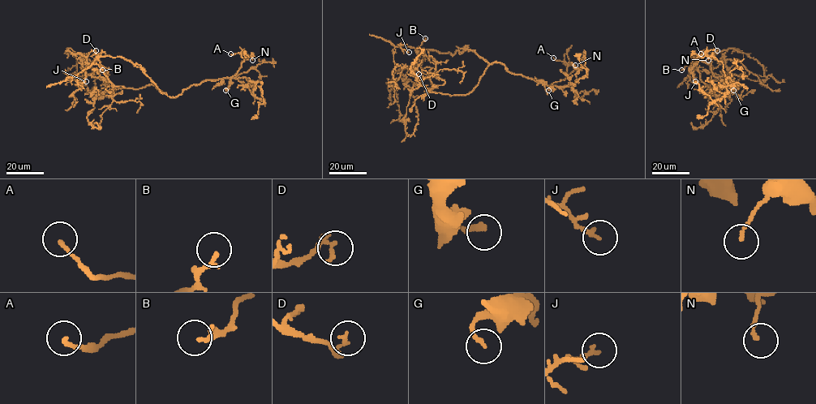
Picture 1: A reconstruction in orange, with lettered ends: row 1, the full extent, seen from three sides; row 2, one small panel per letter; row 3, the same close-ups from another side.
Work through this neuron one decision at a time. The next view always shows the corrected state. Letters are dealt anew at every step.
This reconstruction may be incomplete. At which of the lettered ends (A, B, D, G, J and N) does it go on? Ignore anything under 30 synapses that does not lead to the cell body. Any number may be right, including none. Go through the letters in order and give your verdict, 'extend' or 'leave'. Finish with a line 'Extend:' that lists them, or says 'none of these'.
A: leave
B: leave
D: extend
G: leave
J: leave
N: leave
Extend: D

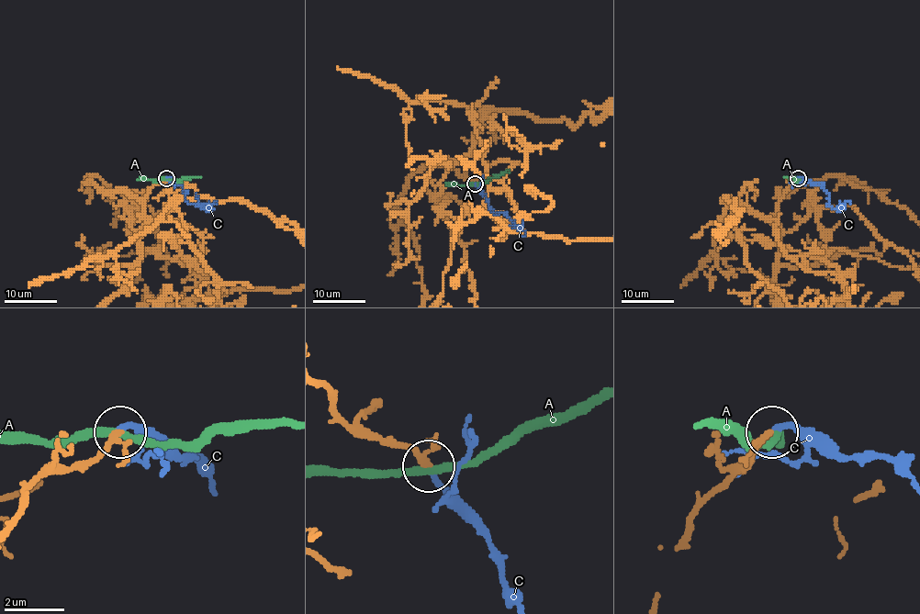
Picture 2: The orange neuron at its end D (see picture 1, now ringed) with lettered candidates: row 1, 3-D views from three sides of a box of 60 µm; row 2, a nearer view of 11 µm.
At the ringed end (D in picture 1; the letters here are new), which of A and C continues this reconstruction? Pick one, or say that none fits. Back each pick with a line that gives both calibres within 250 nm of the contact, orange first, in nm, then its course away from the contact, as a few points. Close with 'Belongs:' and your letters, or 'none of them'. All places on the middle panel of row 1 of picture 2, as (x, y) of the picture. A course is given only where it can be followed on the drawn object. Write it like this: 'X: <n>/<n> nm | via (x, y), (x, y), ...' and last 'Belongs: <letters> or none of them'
C: 160/180 nm | via (474, 184), (486, 198), (492, 214), (506, 214), (522, 230), (522, 235)
Belongs: C

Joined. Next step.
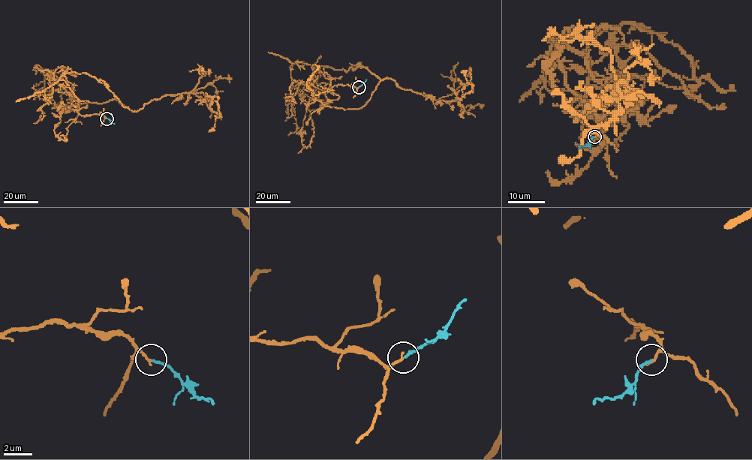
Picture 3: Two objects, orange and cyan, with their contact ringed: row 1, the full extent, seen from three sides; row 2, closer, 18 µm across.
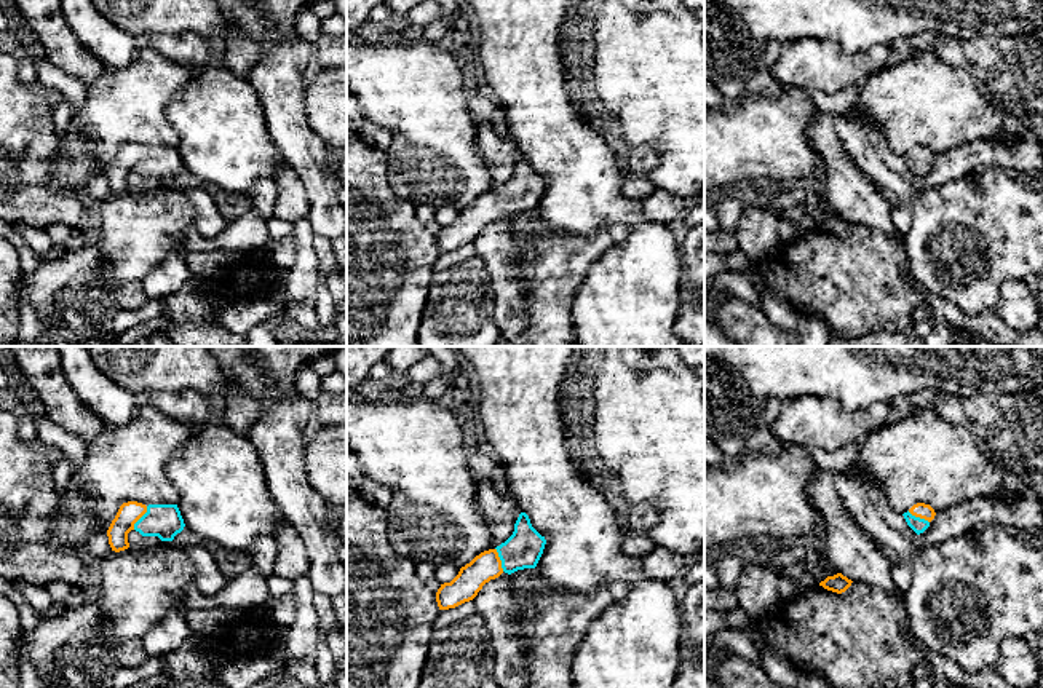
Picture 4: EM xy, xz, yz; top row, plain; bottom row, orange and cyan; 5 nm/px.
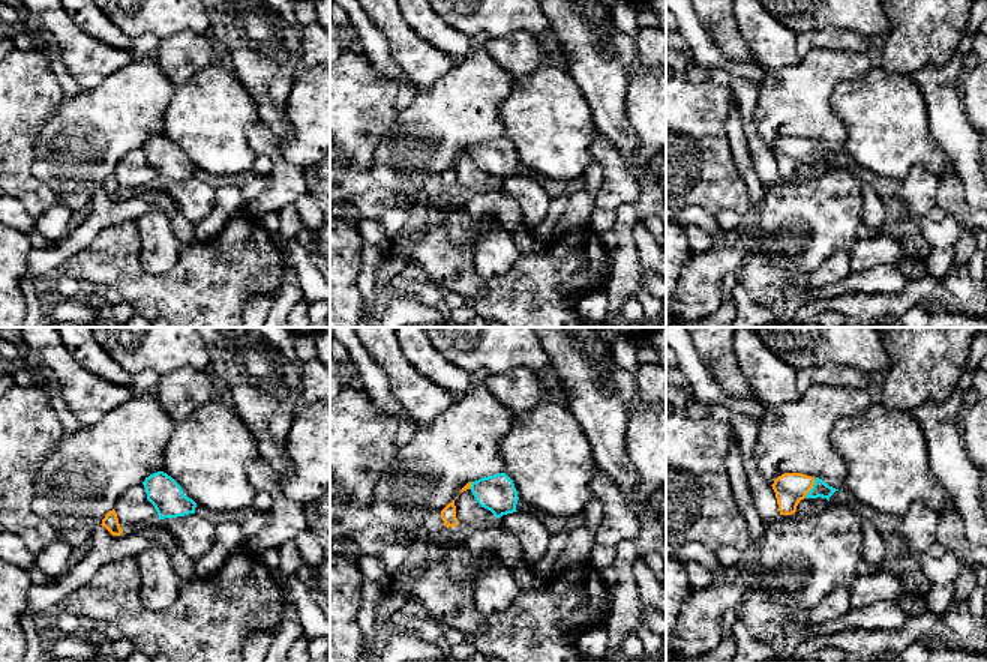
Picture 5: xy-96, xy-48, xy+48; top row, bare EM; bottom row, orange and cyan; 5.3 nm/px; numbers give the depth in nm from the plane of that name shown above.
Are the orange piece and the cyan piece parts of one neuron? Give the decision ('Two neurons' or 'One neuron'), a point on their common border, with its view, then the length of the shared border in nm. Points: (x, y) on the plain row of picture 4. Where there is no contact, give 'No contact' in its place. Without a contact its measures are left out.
One neuron. Touches orange at xy (141, 158). Shared border 140 nm

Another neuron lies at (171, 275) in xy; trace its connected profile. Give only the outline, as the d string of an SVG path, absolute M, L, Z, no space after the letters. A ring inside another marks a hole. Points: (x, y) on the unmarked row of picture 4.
M173 252L141 283L150 300L161 300L182 289L188 278L190 271L182 254Z

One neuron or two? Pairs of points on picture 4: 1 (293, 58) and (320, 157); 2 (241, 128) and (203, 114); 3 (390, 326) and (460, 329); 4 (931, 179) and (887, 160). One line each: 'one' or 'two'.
1: one
2: one
3: two
4: one

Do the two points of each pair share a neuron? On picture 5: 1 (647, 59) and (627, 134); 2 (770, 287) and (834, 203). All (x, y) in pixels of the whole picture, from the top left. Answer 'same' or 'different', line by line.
1: different
2: same

